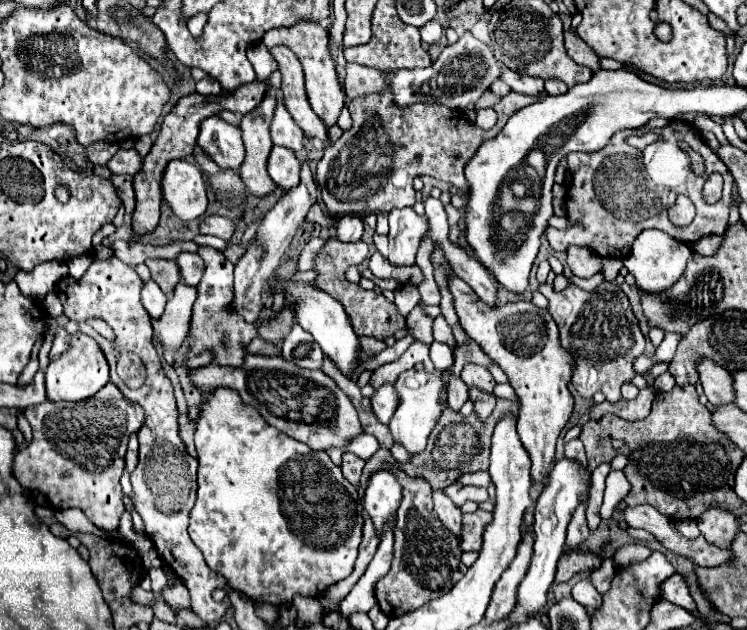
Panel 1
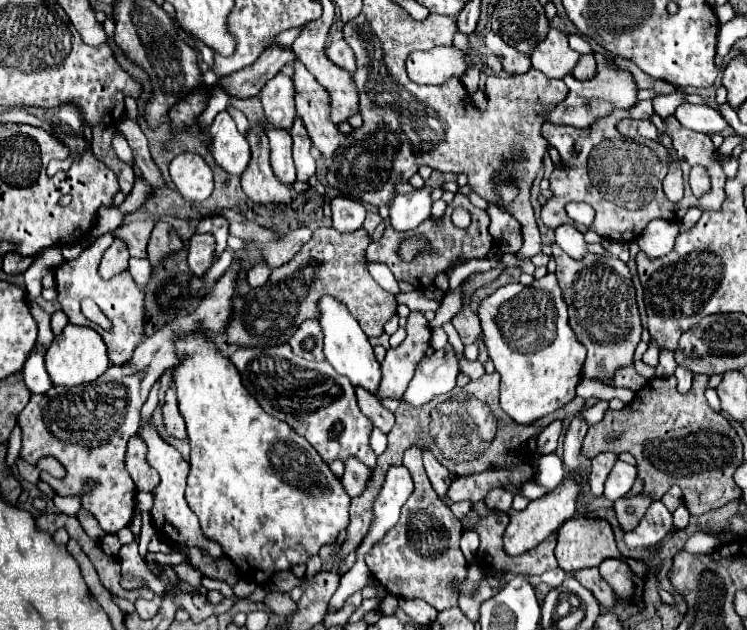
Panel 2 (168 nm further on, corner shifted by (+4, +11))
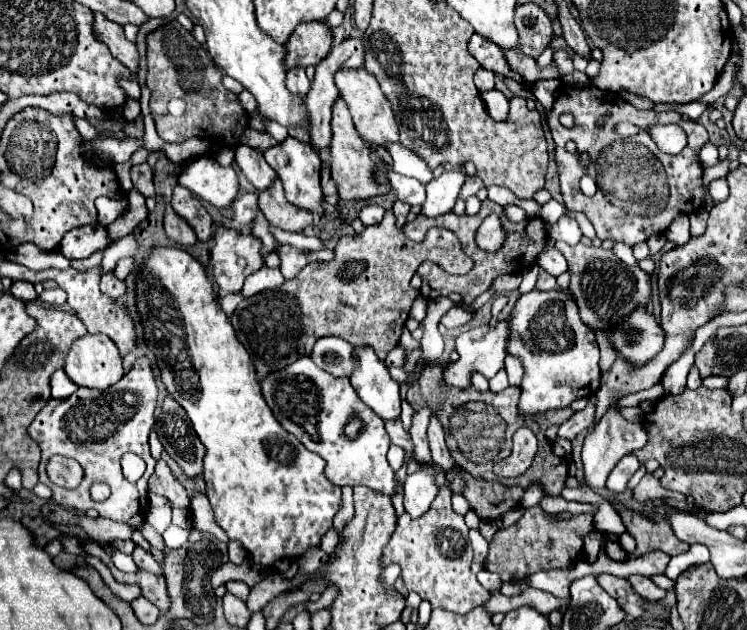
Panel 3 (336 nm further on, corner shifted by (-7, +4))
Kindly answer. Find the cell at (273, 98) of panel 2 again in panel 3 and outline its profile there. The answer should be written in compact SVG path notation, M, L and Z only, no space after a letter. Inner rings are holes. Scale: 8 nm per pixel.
M291 68L289 72L287 72L287 88L289 88L289 92L291 94L295 94L297 98L305 98L305 94L309 92L309 88L311 88L311 82L309 82L309 78L305 76L305 70L303 68Z

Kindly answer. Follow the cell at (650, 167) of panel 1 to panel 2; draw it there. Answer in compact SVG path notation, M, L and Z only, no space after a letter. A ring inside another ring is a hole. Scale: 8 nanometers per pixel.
M616 111L612 115L598 119L596 123L592 123L586 129L544 123L542 135L546 137L546 141L550 145L554 145L558 149L560 161L562 161L562 165L554 167L554 171L550 175L552 199L548 199L546 205L542 207L542 221L550 229L556 229L558 225L572 221L564 209L566 203L584 201L594 207L596 217L590 227L584 227L578 223L578 229L582 233L592 229L600 237L628 243L628 241L634 241L652 219L662 217L662 219L680 223L684 213L690 207L700 207L702 211L704 209L720 209L720 205L724 201L726 175L724 175L722 167L712 161L714 149L706 149L706 135L704 133L692 131L692 135L690 135L688 131L682 131L682 137L674 139L676 141L674 149L678 153L678 159L680 159L682 171L684 171L684 199L678 203L666 201L666 195L662 191L662 179L668 169L668 151L662 149L662 153L660 153L662 145L656 145L652 149L648 145L642 145L638 141L622 137L616 129ZM680 139L682 139L682 143L680 143ZM572 151L576 151L576 157L572 155ZM694 165L706 167L710 181L712 181L710 191L706 195L702 195L702 199L694 197L694 193L688 185L688 175Z

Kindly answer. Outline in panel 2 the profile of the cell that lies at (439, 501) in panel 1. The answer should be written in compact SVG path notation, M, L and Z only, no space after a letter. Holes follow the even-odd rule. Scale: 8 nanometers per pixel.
M428 447L422 449L422 457L424 457L426 475L428 475L430 483L432 483L432 487L436 489L436 493L438 493L446 503L450 503L448 497L446 497L448 485L452 483L452 475L450 475L450 471L448 471L448 469L434 457L434 453L432 453Z

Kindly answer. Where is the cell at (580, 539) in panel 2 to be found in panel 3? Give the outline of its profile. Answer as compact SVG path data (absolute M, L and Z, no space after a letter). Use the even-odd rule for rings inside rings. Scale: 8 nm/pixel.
M607 540L607 542L603 544L603 548L605 548L605 554L607 554L611 560L617 560L617 562L627 560L627 552L625 552L615 540Z

